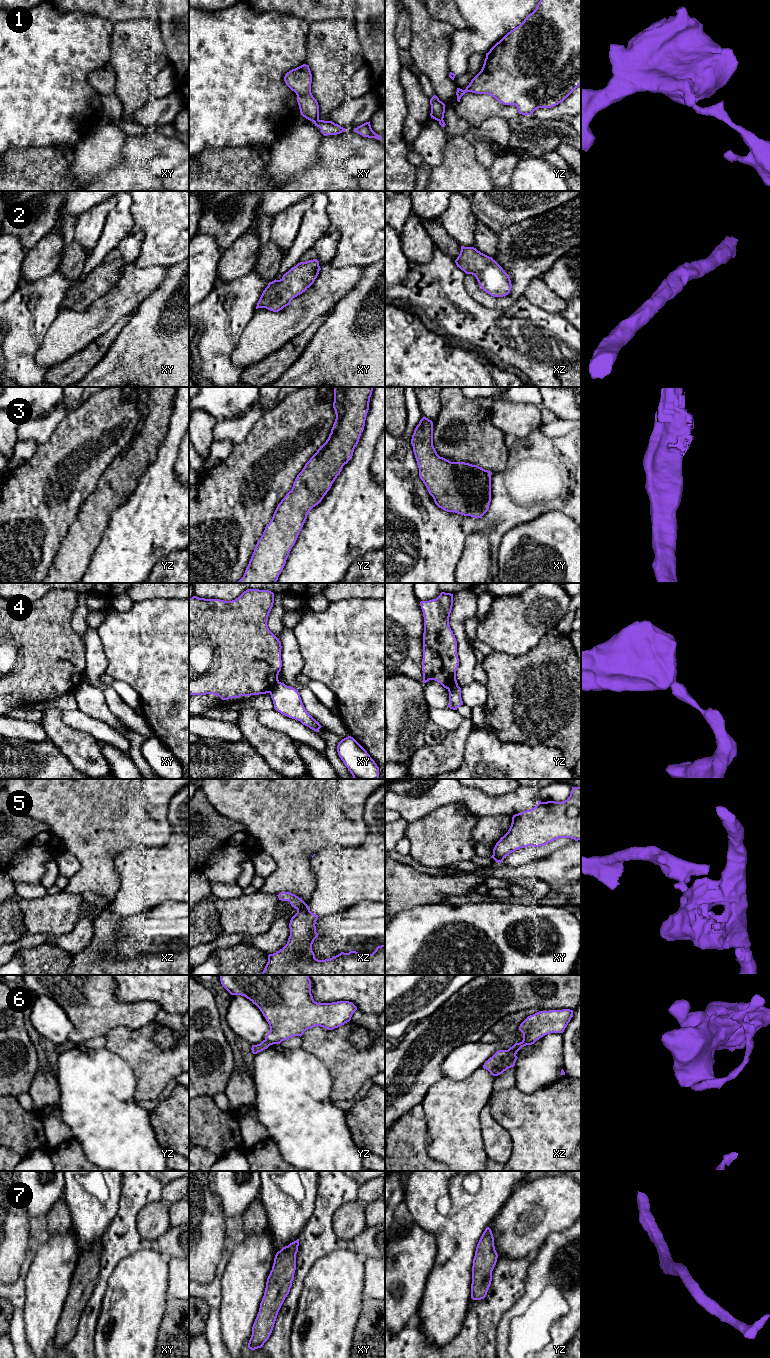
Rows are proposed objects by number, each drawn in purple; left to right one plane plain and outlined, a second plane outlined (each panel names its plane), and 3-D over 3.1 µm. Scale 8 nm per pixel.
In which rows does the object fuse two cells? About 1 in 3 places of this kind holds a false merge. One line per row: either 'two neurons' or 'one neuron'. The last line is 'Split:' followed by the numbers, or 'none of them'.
1: two neurons
2: one neuron
3: one neuron
4: two neurons
5: two neurons
6: one neuron
7: one neuron
Split: 1, 4, 5

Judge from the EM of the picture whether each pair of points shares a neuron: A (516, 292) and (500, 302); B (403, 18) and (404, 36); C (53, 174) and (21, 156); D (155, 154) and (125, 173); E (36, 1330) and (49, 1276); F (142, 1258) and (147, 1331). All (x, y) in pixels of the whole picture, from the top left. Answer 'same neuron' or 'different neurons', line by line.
A: same neuron
B: same neuron
C: same neuron
D: same neuron
E: same neuron
F: same neuron

